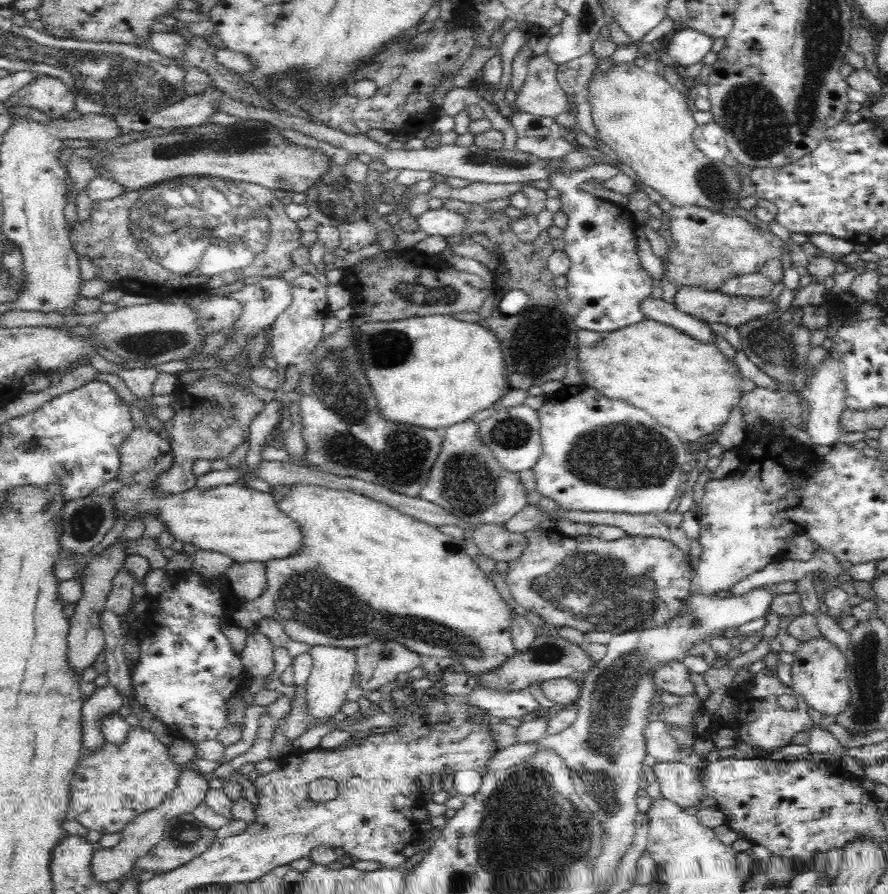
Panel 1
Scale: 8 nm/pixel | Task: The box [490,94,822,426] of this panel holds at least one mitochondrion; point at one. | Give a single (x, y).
(772, 345)

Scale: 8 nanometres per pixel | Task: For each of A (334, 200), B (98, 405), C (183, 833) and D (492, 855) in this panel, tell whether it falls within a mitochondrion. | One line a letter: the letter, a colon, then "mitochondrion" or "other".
A: mitochondrion
B: other
C: mitochondrion
D: mitochondrion

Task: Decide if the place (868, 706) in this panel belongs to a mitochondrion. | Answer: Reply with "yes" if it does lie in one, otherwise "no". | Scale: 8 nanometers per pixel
yes

